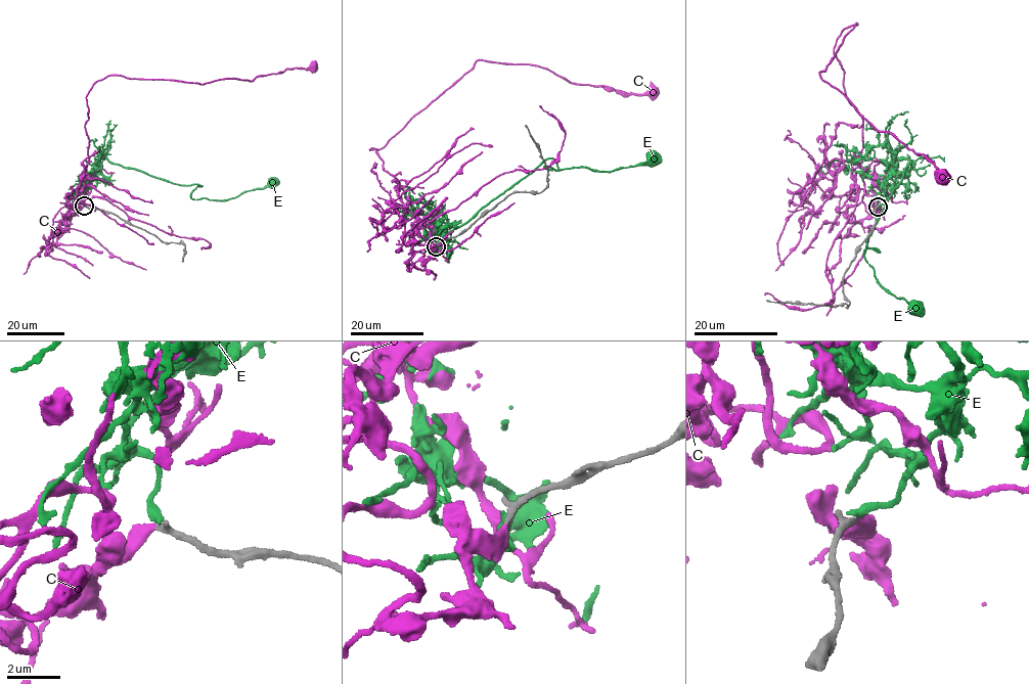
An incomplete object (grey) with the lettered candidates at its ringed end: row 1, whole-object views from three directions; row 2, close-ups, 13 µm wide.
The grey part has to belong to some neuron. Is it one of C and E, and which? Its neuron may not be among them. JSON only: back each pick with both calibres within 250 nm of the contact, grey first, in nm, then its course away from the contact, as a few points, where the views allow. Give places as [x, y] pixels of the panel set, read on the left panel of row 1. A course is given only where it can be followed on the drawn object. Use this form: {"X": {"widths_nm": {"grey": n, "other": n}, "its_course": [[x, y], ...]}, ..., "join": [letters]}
{"C": {"widths_nm": {"grey": 280, "other": 400}, "its_course": [[84, 206], [64, 216], [79, 203], [84, 185], [86, 95], [95, 83], [114, 75], [253, 81], [314, 67]]}, "join": ["C"]}

